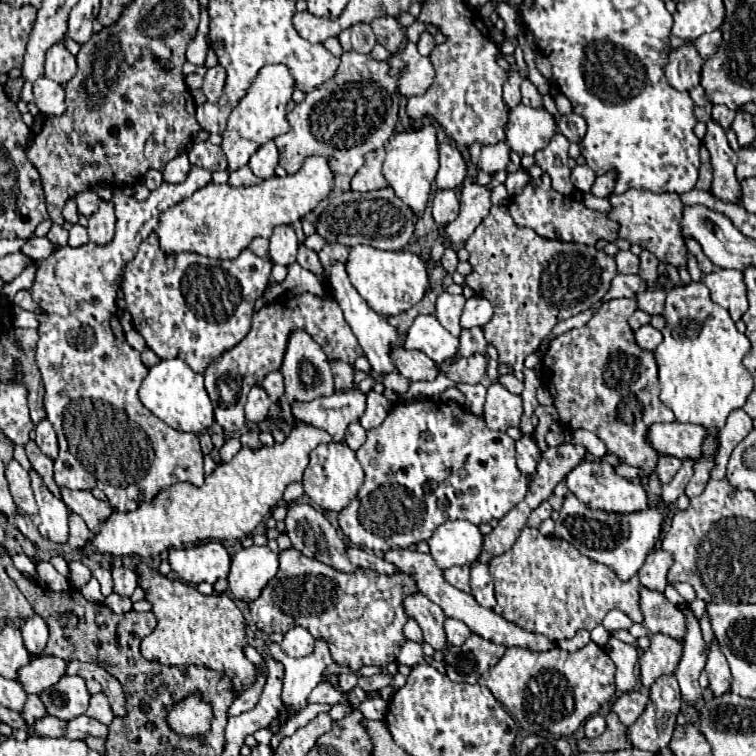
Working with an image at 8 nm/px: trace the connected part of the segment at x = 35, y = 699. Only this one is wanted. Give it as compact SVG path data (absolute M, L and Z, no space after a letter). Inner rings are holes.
M27 695L25 707L23 707L23 711L21 711L21 717L23 717L27 723L33 723L33 721L45 717L45 715L47 715L47 713L45 713L45 707L43 707L39 695Z

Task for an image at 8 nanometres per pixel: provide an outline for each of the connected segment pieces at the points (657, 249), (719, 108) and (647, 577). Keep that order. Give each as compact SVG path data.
M629 189L623 195L609 195L613 209L609 217L613 217L621 229L619 237L627 239L629 243L637 243L647 251L653 251L659 261L671 263L675 267L685 267L685 243L681 235L681 217L683 205L677 193L645 193L639 189Z
M715 105L713 111L711 111L711 117L713 117L713 121L717 121L723 129L729 129L731 123L733 123L733 119L735 119L735 111L727 109L725 105Z
M655 549L653 553L649 553L643 567L639 569L641 585L655 589L655 591L665 591L667 571L669 571L671 565L673 565L673 557L663 549Z

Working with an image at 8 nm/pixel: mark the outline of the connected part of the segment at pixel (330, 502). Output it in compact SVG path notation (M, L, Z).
M345 443L319 445L317 449L311 451L311 461L303 475L303 489L313 503L329 511L341 511L345 509L345 505L349 505L349 501L357 497L361 485L363 485L361 463L357 461L355 451L351 451Z

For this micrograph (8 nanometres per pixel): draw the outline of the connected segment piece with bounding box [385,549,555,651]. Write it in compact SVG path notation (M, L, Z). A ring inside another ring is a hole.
M391 549L385 553L385 561L393 563L401 573L407 573L413 577L413 581L417 583L417 589L429 597L433 603L437 603L443 613L447 617L453 617L453 619L459 619L463 621L473 633L481 635L483 639L489 639L493 643L499 643L499 645L505 645L505 647L529 647L531 651L545 651L545 649L551 649L555 647L553 641L549 641L547 637L543 635L537 635L537 633L529 633L529 631L523 631L521 627L505 621L503 617L499 617L495 611L491 609L485 609L481 605L477 605L477 601L473 601L473 597L465 591L459 591L457 587L449 585L445 579L443 579L443 573L441 569L437 567L437 563L433 561L431 555L425 555L425 553L419 553L419 551L411 551L411 549Z

